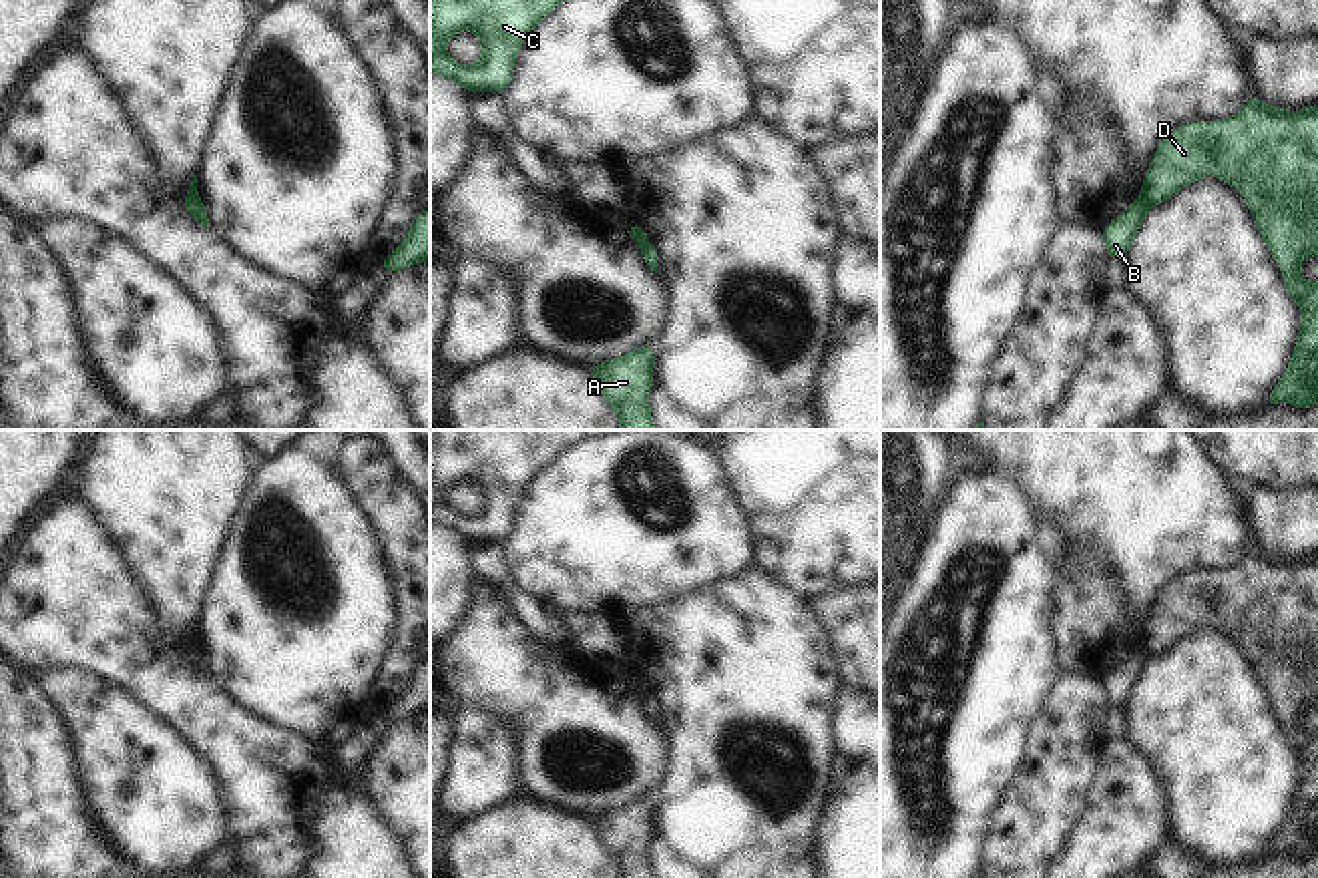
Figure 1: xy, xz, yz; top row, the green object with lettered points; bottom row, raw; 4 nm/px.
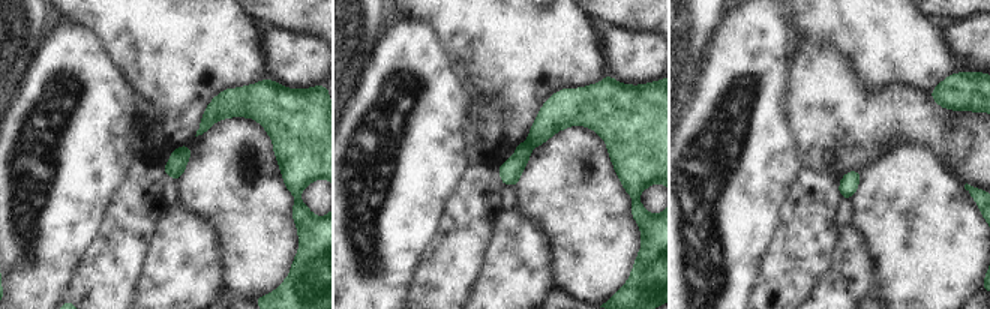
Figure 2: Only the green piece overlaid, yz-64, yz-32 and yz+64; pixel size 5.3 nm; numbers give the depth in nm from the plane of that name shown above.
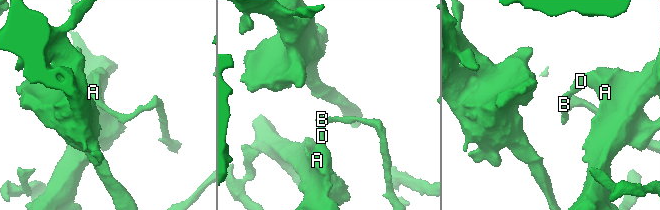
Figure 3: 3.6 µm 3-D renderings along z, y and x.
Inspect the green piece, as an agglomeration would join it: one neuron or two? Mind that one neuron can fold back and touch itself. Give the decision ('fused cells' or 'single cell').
fused cells

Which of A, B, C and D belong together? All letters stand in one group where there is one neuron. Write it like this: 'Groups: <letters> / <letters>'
Groups: A C D / B

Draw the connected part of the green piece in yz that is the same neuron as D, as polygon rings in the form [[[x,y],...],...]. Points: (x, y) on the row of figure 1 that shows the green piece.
[[[1252,96],[1234,117],[1224,121],[1191,121],[1177,127],[1159,143],[1153,165],[1143,179],[1141,199],[1149,207],[1159,205],[1173,197],[1181,187],[1210,173],[1220,181],[1236,185],[1244,195],[1250,205],[1250,215],[1266,239],[1270,255],[1284,269],[1284,287],[1300,307],[1302,327],[1298,344],[1292,352],[1292,360],[1284,378],[1268,396],[1268,406],[1294,402],[1296,408],[1310,408],[1318,402],[1318,283],[1308,283],[1296,265],[1312,255],[1318,255],[1318,106],[1308,111],[1280,111],[1266,106],[1256,96]]]

